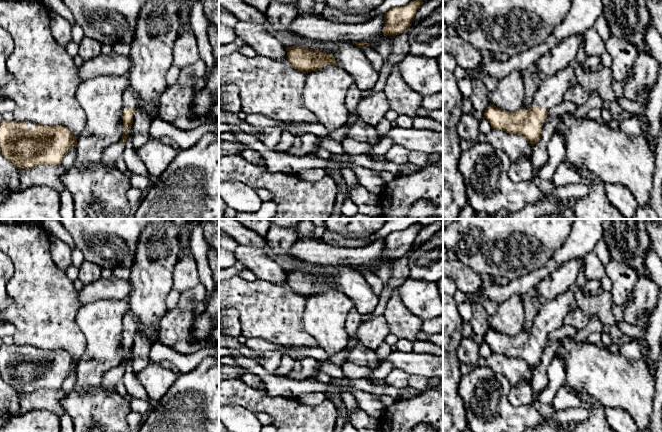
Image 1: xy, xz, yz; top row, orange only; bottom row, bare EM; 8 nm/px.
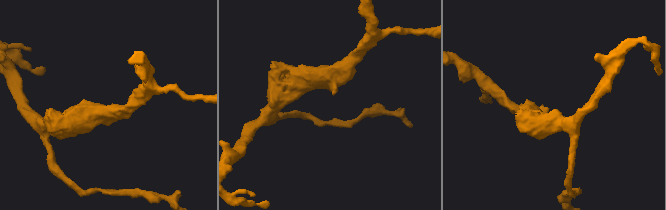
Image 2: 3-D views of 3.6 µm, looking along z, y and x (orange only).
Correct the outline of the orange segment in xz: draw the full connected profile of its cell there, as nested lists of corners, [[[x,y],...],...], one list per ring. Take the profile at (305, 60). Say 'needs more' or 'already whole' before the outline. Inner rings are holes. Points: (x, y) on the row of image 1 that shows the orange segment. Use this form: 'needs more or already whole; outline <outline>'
already whole; outline [[[301,46],[286,47],[286,51],[290,65],[304,74],[320,70],[326,64],[334,64],[338,66],[335,58],[326,52]]]

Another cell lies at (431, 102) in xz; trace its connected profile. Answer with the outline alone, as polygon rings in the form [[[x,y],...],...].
[[[443,91],[433,95],[423,96],[422,107],[427,110],[440,109],[443,106]]]

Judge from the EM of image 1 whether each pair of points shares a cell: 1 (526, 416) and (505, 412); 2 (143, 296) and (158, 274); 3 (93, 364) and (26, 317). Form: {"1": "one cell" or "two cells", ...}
{"1": "one cell", "2": "one cell", "3": "two cells"}

